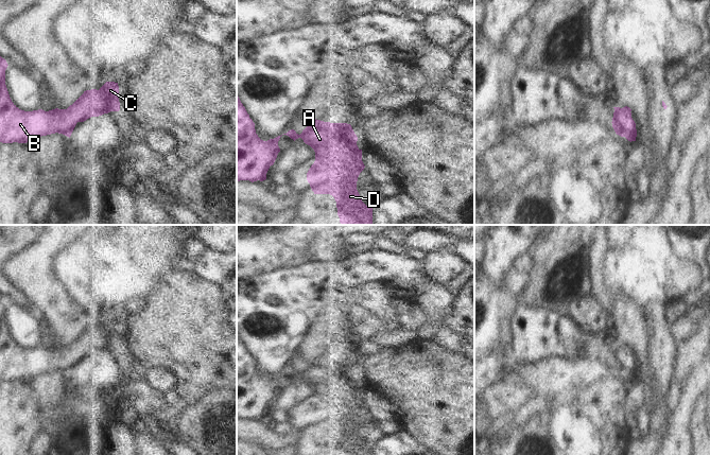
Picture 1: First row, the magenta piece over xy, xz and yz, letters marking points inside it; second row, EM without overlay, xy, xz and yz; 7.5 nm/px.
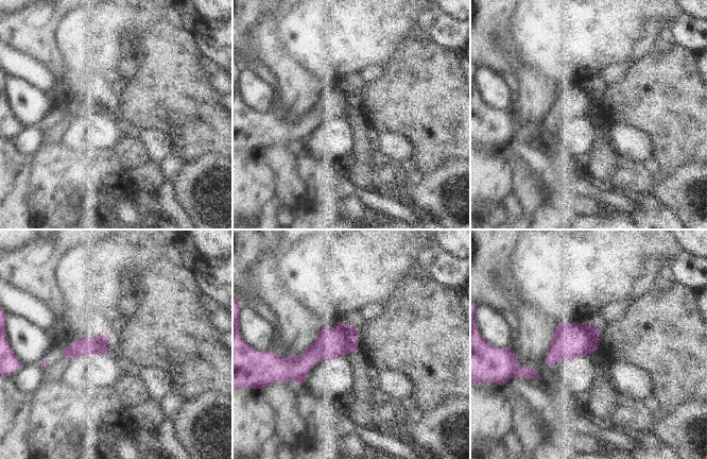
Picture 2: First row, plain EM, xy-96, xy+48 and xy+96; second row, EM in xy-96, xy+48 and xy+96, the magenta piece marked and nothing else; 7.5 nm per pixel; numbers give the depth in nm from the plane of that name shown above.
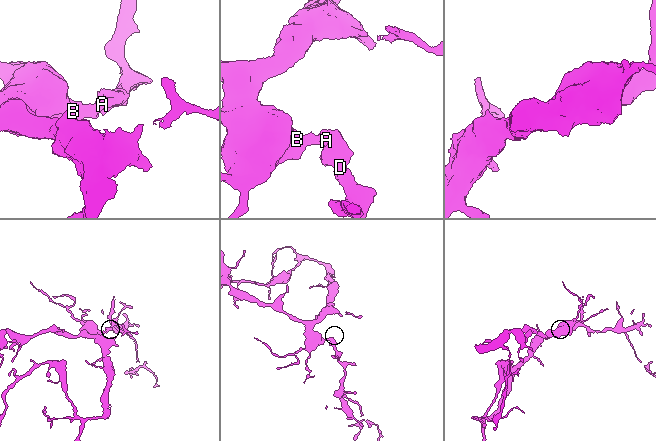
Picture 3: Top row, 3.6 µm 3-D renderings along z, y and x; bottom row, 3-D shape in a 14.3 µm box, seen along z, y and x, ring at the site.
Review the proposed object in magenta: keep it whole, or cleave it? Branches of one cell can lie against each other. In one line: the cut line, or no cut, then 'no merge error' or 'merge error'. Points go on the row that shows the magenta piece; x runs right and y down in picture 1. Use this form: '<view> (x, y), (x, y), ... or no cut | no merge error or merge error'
no cut | no merge error

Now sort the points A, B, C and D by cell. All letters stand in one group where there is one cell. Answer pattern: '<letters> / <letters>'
A B C D

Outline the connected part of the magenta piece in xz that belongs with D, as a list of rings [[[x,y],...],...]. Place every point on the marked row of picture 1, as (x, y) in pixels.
[[[310,119],[300,135],[294,129],[283,135],[294,141],[301,138],[314,150],[315,161],[307,173],[307,180],[314,194],[330,194],[334,197],[340,223],[342,225],[373,225],[373,208],[362,202],[357,190],[358,177],[365,165],[362,161],[362,150],[357,145],[358,137],[351,125]]]

